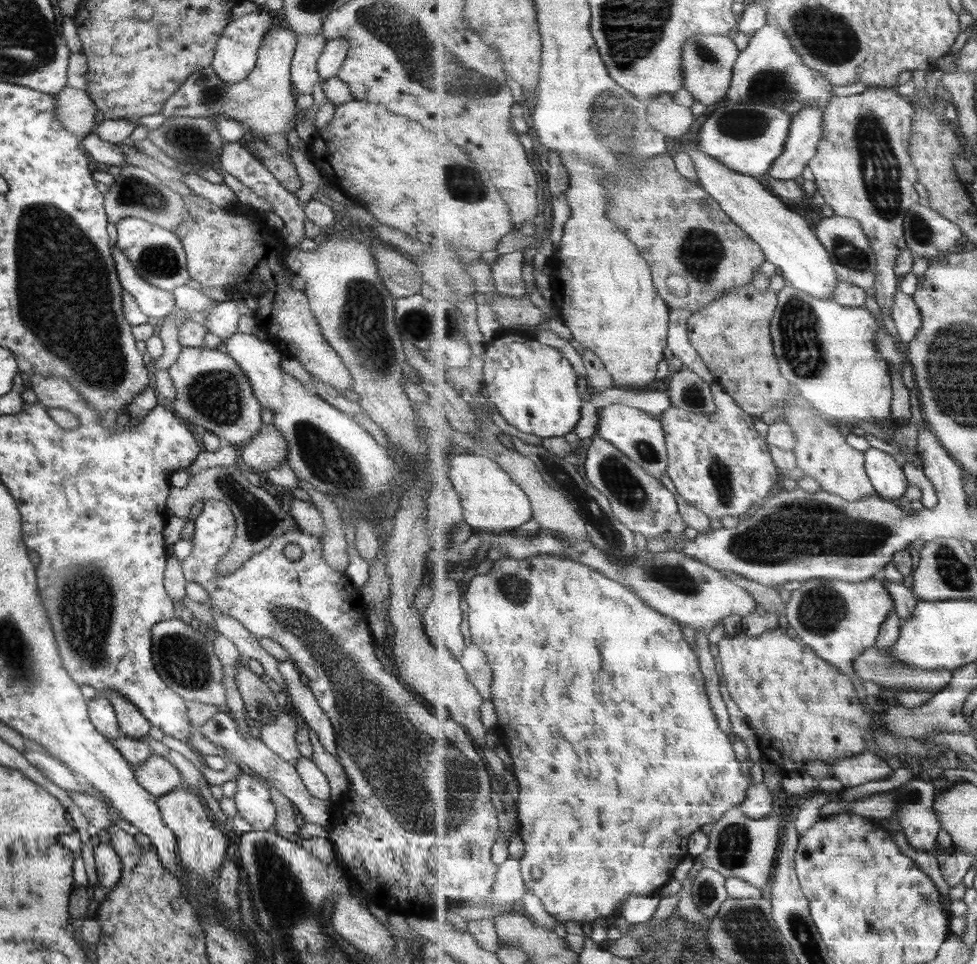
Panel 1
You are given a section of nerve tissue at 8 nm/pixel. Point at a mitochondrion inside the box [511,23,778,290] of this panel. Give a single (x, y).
(616, 123)

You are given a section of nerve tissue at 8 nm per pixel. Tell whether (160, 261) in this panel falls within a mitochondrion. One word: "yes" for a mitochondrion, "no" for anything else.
yes

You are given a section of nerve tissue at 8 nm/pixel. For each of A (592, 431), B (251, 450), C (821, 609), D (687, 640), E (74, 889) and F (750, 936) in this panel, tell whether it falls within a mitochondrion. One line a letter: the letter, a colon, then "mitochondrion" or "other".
A: other
B: other
C: mitochondrion
D: other
E: other
F: mitochondrion

